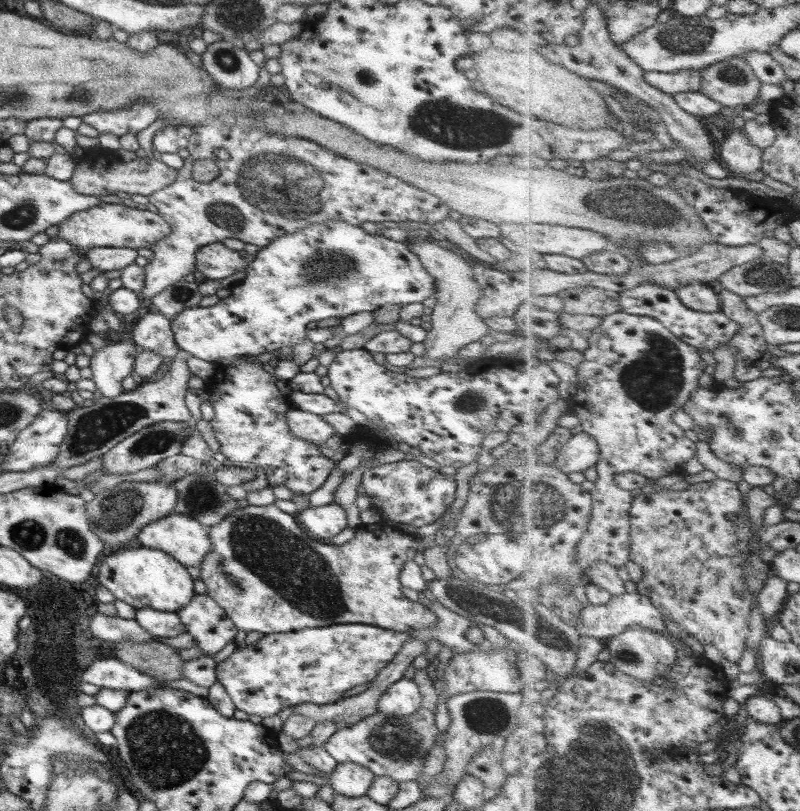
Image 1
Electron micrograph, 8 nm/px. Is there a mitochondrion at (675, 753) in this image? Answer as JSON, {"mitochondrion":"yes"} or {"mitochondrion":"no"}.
{"mitochondrion":"no"}

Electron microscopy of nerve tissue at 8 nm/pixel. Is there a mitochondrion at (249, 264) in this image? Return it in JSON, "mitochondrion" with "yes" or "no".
{"mitochondrion":"no"}

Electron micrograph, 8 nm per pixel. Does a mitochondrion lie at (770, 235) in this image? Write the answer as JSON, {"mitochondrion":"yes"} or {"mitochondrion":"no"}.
{"mitochondrion":"no"}

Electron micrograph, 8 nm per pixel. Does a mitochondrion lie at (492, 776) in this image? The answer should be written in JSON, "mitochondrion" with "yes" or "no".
{"mitochondrion":"no"}

